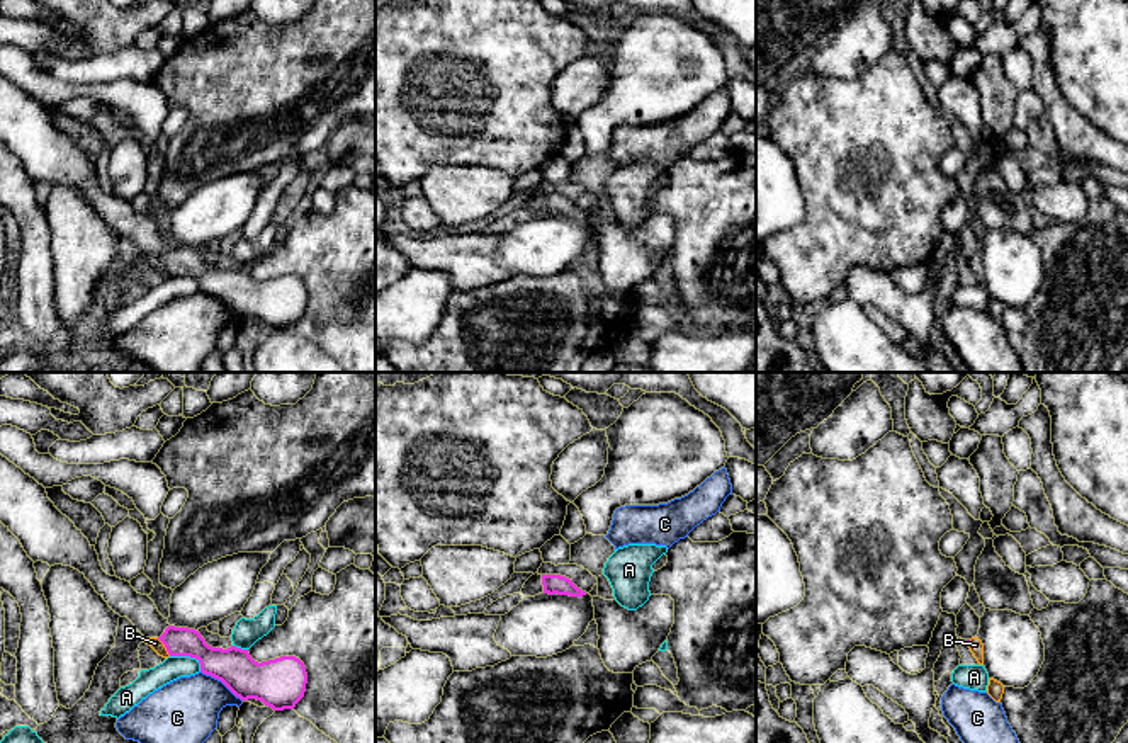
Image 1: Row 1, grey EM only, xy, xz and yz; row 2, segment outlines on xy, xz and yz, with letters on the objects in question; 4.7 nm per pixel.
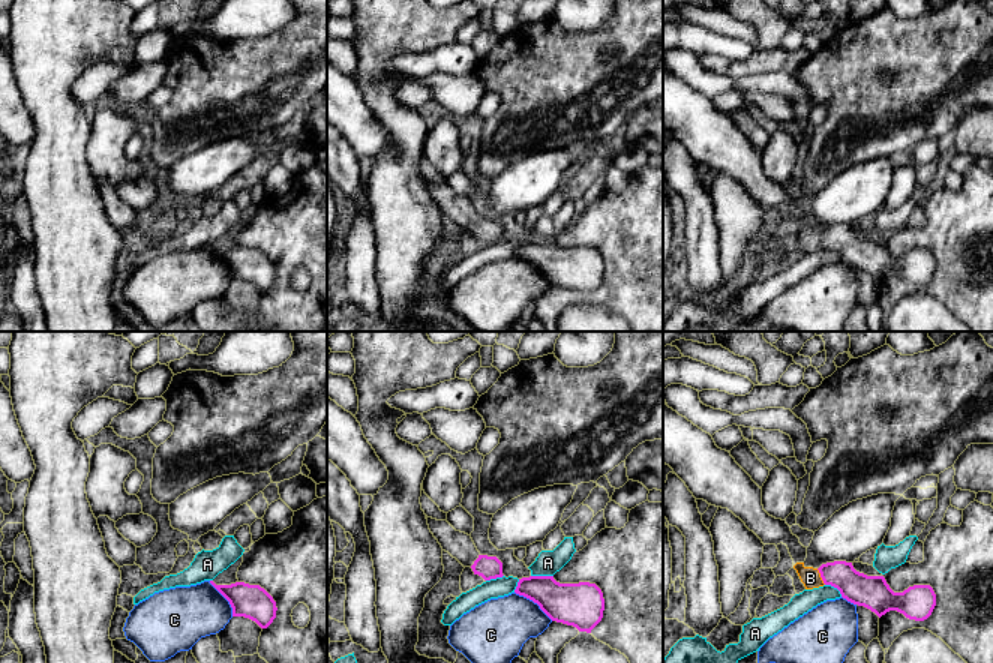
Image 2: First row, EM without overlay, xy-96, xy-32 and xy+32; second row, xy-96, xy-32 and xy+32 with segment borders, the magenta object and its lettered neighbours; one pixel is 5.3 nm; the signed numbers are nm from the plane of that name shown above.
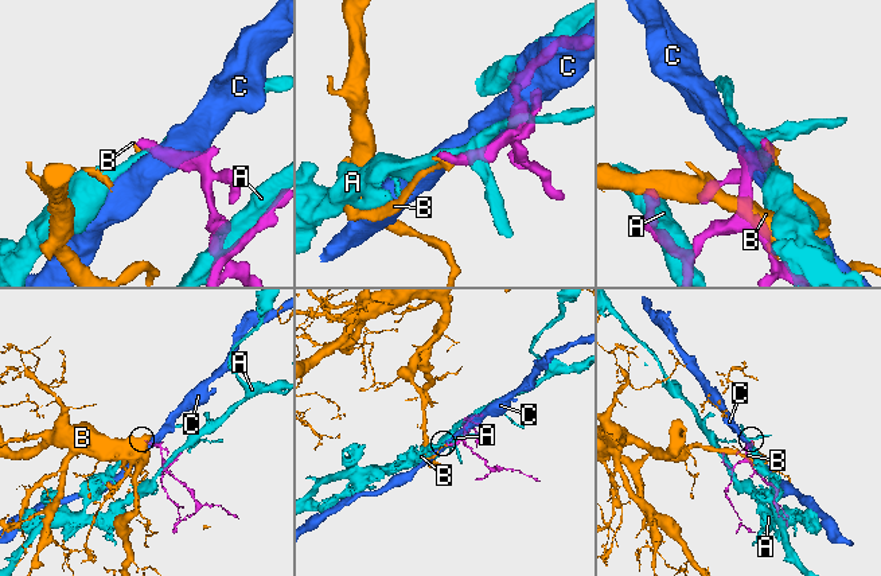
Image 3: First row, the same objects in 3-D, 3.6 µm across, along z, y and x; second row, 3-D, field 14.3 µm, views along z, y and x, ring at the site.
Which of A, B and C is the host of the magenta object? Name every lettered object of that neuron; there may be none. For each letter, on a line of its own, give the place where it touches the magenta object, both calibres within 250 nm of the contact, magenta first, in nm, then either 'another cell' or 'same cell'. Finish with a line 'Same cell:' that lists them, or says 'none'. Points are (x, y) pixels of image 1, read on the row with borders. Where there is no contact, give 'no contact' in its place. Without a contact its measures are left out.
A: xy (189, 655) | 180/110 nm | another cell
B: xy (165, 646) | 140/60 nm | another cell
C: xy (221, 680) | 220/300 nm | another cell
Same cell: none

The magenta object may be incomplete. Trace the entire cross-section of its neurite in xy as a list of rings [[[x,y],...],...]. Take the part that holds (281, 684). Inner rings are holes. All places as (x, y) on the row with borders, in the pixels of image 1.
[[[0,454],[0,522],[20,541],[27,556],[49,566],[71,566],[85,575],[95,592],[121,617],[127,617],[144,638],[158,638],[170,656],[190,656],[200,663],[200,672],[221,680],[241,700],[257,699],[274,711],[294,709],[304,697],[307,673],[296,656],[255,661],[248,649],[231,646],[212,648],[199,631],[168,624],[148,595],[138,593],[129,581],[107,575],[99,561],[95,546],[48,498],[46,488]]]

